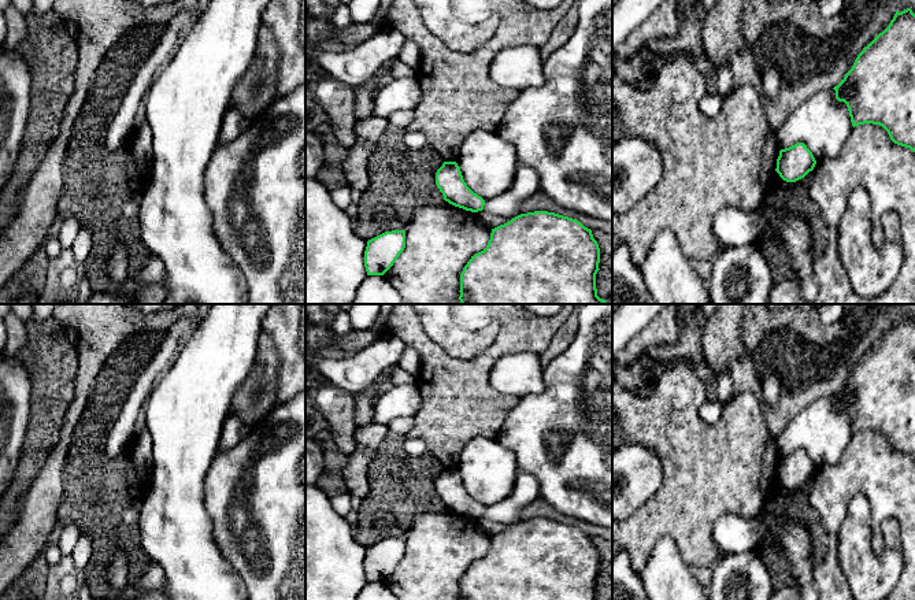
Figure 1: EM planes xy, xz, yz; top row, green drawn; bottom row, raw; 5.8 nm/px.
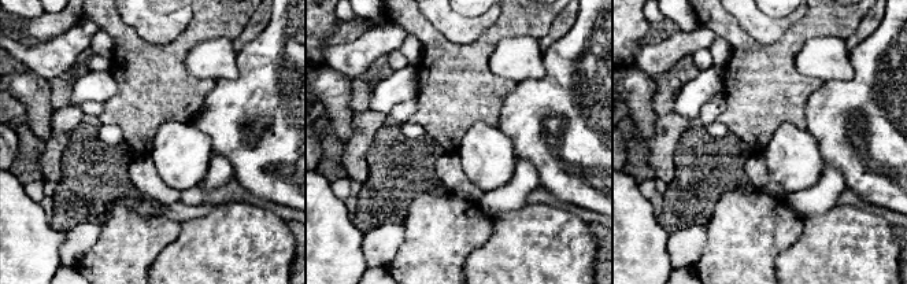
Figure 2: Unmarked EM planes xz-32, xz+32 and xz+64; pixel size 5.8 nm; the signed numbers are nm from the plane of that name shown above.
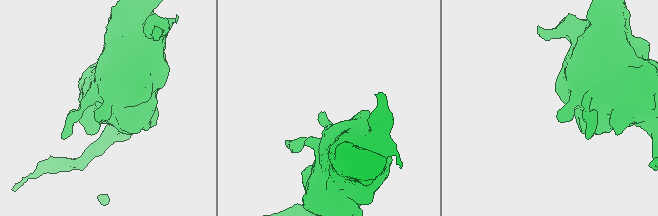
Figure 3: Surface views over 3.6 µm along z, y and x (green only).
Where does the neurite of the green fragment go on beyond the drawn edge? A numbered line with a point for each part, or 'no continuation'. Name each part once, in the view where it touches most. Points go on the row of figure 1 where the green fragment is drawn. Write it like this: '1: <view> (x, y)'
no continuation

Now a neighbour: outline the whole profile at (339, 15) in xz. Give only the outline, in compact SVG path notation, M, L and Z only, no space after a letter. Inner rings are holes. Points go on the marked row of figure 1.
M305 0L307 10L316 18L326 18L336 29L344 29L353 23L347 4L327 7L325 0Z

